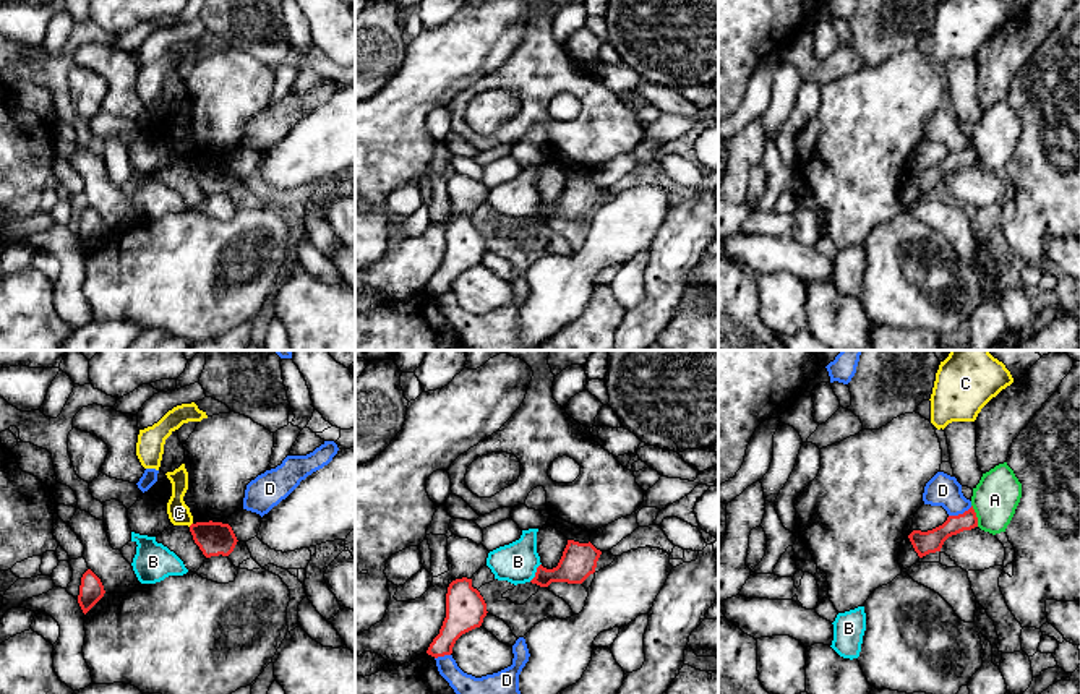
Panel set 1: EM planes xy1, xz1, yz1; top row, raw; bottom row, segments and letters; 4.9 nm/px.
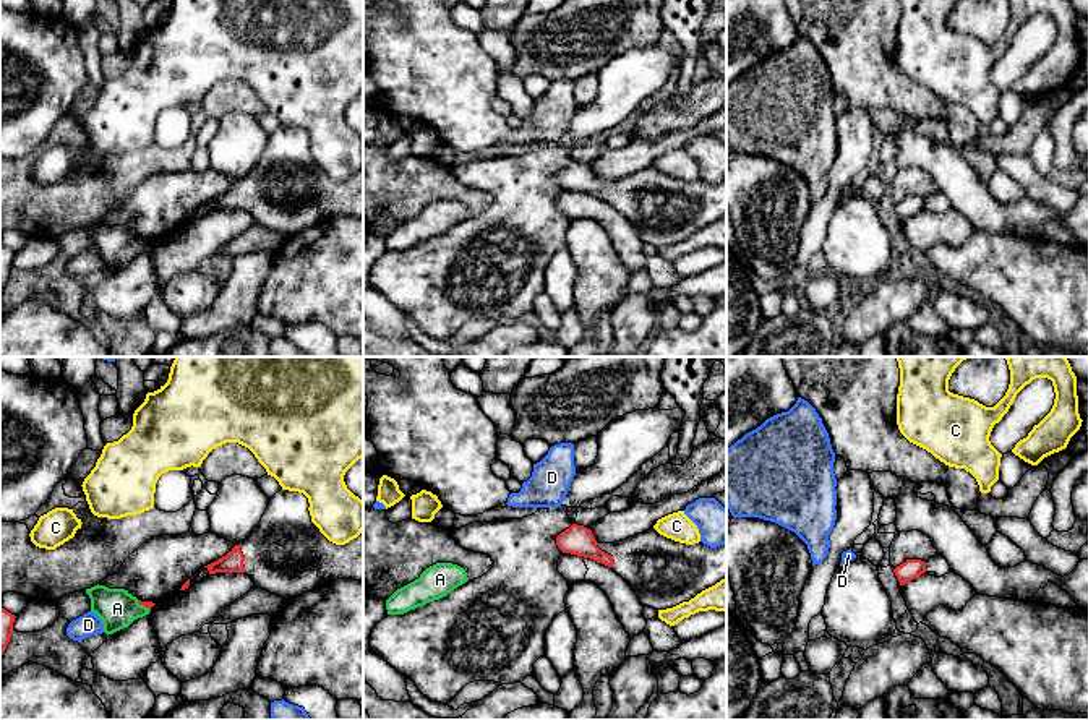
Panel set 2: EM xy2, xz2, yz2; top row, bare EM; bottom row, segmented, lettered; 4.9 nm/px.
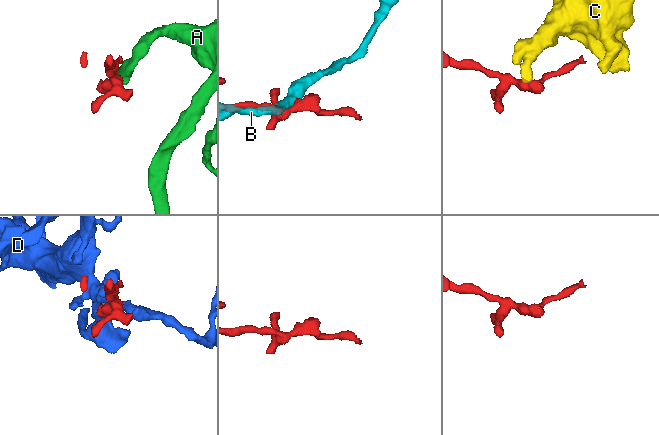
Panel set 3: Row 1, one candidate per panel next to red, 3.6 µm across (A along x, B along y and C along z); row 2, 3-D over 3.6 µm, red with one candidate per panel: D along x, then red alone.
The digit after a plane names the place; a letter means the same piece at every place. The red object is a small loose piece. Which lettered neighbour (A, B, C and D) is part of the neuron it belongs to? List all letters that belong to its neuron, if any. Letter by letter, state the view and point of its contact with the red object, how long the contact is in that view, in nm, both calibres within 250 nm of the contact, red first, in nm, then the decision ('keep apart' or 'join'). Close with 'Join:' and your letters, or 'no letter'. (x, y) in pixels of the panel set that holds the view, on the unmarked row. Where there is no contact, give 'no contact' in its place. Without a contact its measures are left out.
A: contact yz1 (975, 153); length 120 nm; calibres 110 and 220 nm; keep apart
B: contact xz1 (535, 209); length 110 nm; calibres 180 and 200 nm; keep apart
C: no contact; keep apart
D: contact yz1 (960, 151); length 130 nm; calibres 110 and 160 nm; keep apart
Join: no letter

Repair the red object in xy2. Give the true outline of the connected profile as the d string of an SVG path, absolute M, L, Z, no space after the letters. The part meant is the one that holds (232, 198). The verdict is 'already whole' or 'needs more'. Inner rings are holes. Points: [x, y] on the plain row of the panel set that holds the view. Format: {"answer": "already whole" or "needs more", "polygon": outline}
{"answer": "needs more", "polygon": "M281 126L272 135L256 165L225 193L204 203L209 211L245 209L258 225L285 237L321 225L339 216L363 219L363 167L345 182L329 178L311 159L310 139L303 130Z"}

